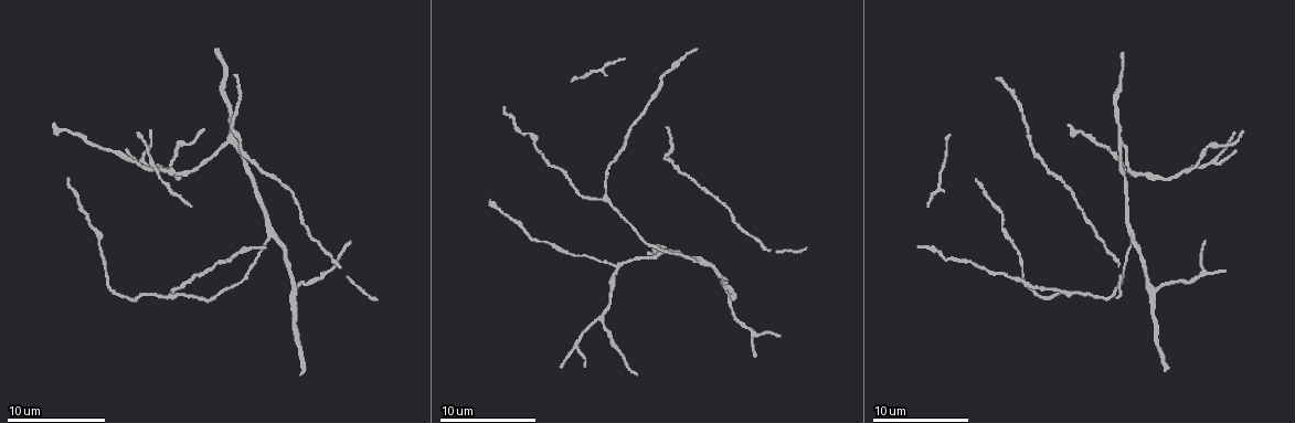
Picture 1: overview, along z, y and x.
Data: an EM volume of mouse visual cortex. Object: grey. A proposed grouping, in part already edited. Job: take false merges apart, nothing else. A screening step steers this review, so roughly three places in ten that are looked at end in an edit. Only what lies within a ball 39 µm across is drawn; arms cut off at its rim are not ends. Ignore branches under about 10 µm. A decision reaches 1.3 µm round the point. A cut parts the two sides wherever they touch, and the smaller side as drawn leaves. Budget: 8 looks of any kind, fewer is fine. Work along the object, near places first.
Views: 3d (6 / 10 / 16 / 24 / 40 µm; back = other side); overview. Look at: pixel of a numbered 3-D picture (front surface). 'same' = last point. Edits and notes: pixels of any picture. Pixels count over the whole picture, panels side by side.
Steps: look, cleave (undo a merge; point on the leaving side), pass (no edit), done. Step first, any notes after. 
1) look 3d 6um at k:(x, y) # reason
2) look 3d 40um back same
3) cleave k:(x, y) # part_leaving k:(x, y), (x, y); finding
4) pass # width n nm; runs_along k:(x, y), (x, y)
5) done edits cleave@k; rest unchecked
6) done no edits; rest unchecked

look 3d 10um at 1:(1067, 294) # three arms meet

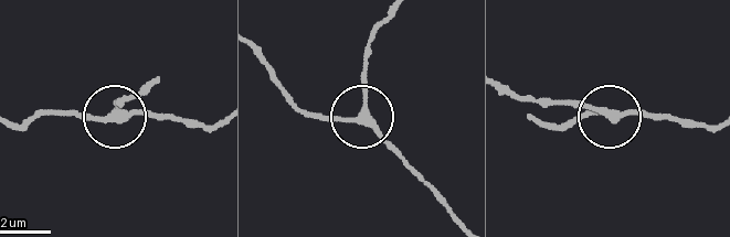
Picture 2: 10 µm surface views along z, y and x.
look 3d 6um at 2:(115, 111)

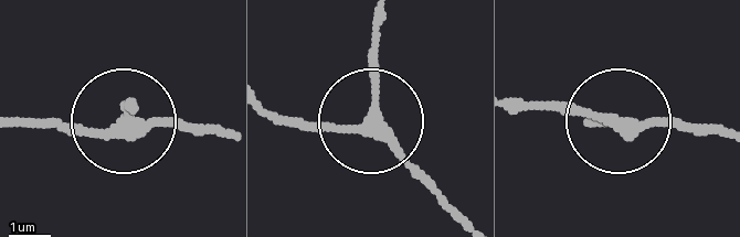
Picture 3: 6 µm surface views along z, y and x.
pass # width 250 nm; runs_along 3:(467, 221), (372, 119), (266, 119); one cell here

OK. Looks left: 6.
look 3d 16um at 1:(276, 235) # arms part here

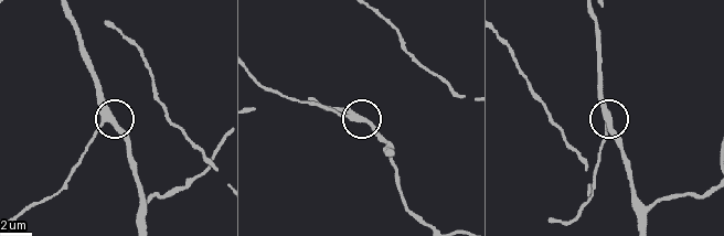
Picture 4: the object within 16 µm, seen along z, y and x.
pass # arms 3; runs_along 4:(585, 203), (609, 120), (610, 131), (624, 150); one cell here

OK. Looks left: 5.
look 3d 10um at 1:(618, 266) # three-way junction

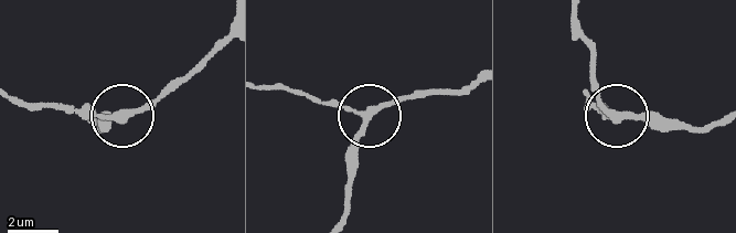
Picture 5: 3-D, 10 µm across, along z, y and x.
pass # width 240 nm; runs_along 5:(473, 85), (423, 88), (379, 109), (363, 134), (353, 181); continuous, no second cell

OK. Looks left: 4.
look 3d 10um at 1:(1188, 169) # three-way junction

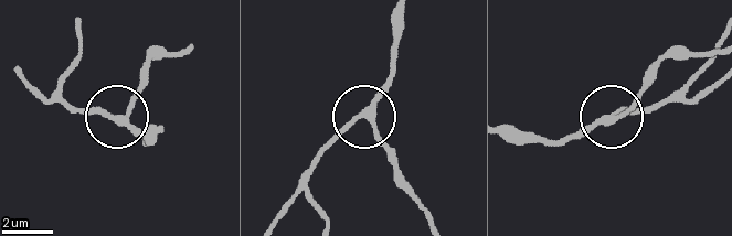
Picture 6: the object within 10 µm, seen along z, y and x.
pass # runs_along 6:(508, 133), (553, 140), (584, 136), (651, 85); all the same cell

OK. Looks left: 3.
done no edits; rest unchecked

